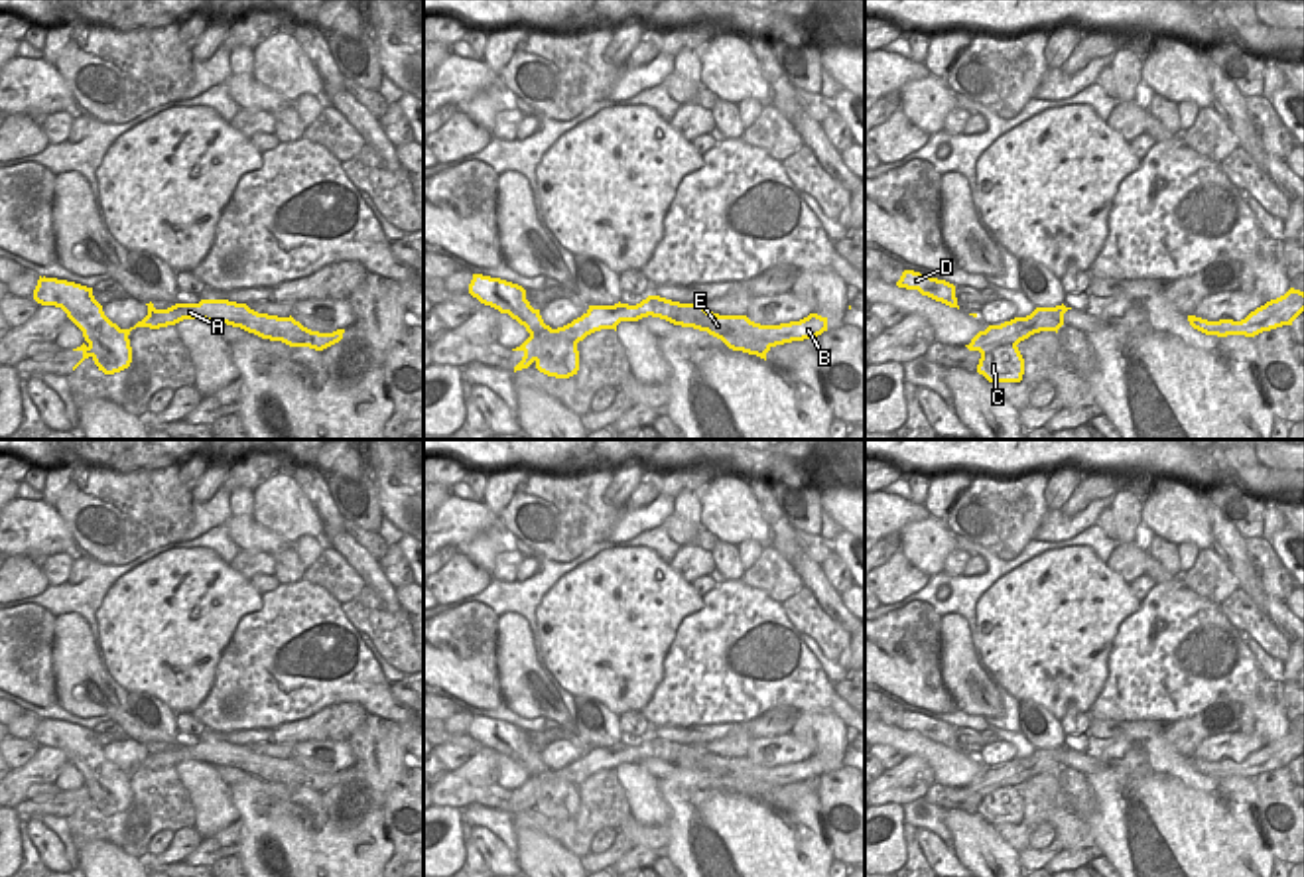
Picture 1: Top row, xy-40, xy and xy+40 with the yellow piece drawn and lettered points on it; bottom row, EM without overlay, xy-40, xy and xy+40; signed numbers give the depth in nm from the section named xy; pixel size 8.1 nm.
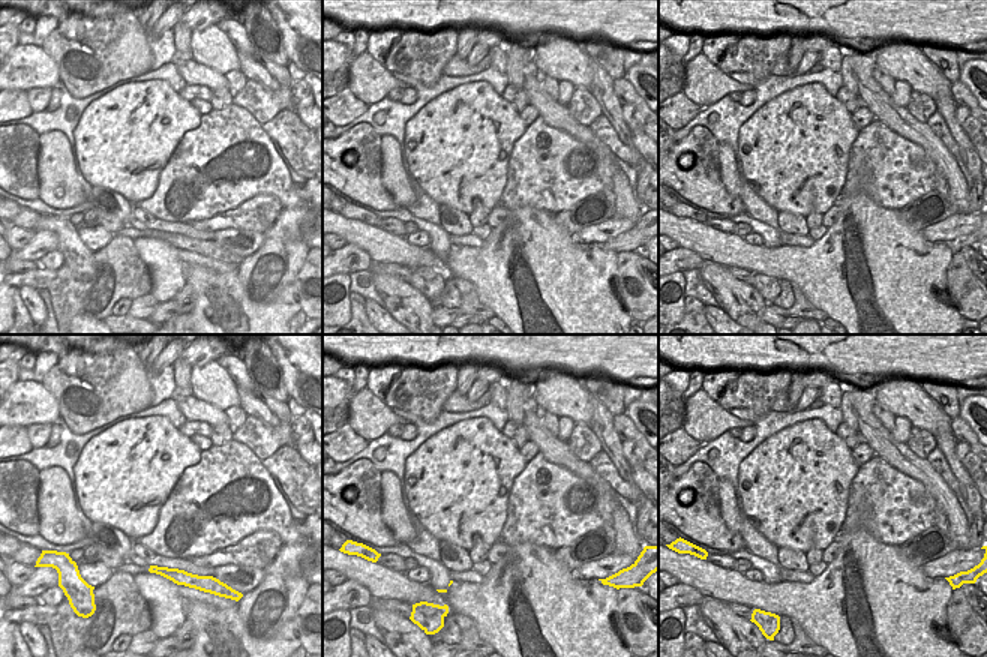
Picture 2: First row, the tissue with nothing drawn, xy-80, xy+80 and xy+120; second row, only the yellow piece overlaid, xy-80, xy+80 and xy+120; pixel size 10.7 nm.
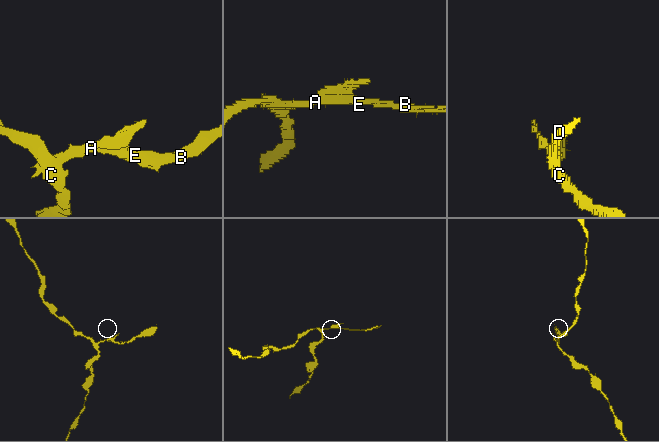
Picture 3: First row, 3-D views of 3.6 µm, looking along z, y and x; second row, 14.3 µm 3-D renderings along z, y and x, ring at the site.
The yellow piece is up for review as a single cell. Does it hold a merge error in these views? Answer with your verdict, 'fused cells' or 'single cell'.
fused cells

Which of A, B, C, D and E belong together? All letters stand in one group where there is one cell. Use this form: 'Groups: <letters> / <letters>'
Groups: A B E / C D

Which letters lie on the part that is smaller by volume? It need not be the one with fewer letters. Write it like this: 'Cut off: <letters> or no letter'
Cut off: A, B, E

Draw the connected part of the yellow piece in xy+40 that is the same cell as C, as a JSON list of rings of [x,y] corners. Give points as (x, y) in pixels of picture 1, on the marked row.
[[[1016,345],[989,347],[979,359],[977,372],[989,382],[1020,382],[1024,359]]]

